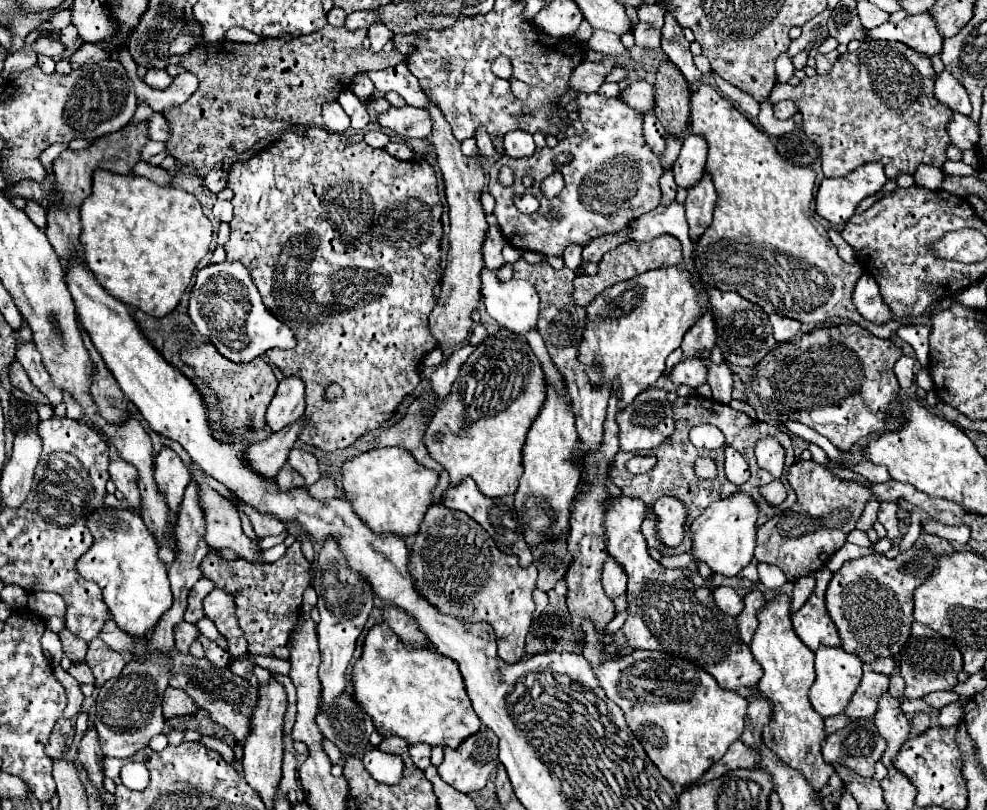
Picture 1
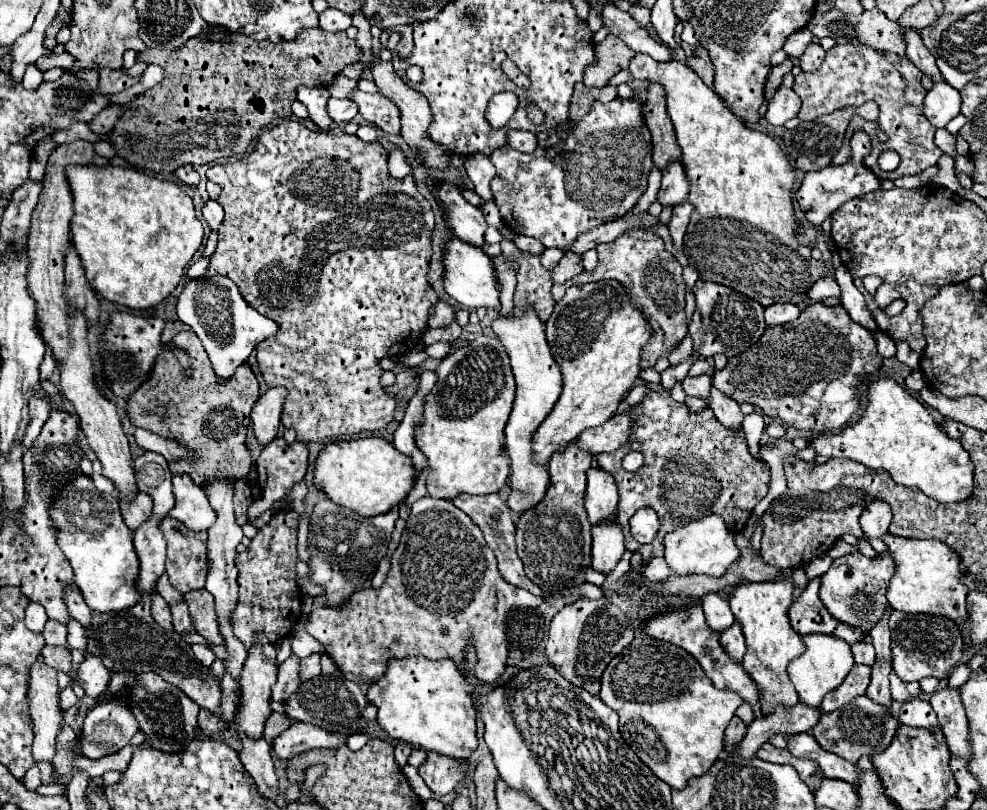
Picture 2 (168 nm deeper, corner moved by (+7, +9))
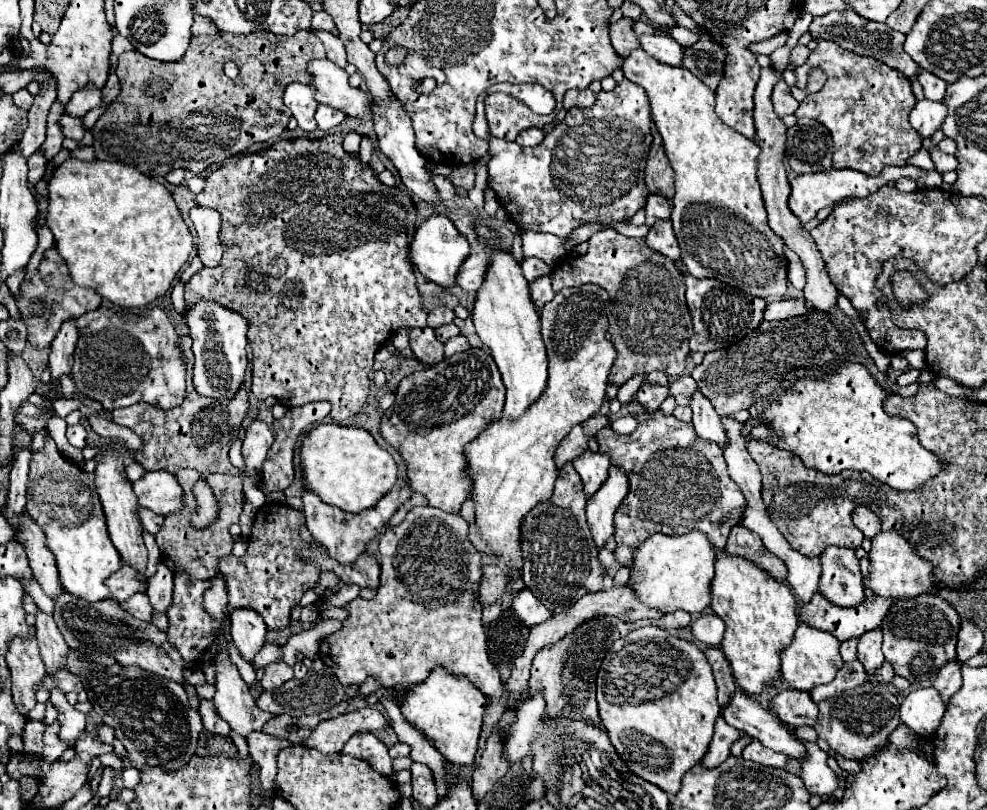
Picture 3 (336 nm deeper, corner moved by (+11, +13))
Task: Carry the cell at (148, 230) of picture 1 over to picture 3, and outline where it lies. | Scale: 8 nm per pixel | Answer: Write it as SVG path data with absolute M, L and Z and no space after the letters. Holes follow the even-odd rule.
M68 159L68 161L64 161L64 163L54 171L54 175L50 177L50 181L48 181L48 193L50 193L50 195L48 195L48 217L46 217L46 225L48 225L48 229L50 229L52 235L54 235L54 243L56 243L58 253L62 255L62 259L64 259L66 265L68 265L68 271L70 271L72 281L74 281L76 285L80 285L80 287L96 289L96 293L98 293L100 297L112 301L114 305L120 305L120 307L144 307L144 305L152 303L154 299L162 297L162 295L170 289L174 277L178 275L178 271L182 269L182 265L188 261L188 257L190 257L190 253L192 253L194 239L192 239L192 235L190 235L190 231L188 231L188 227L186 227L186 223L184 223L178 207L176 207L172 195L168 193L168 189L166 189L164 185L156 183L154 179L150 179L148 175L132 169L132 167L126 167L126 165L122 165L122 163L98 161L98 159L94 159L94 161Z

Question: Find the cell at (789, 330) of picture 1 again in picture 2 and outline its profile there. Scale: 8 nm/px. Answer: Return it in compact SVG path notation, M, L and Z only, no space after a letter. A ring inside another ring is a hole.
M776 303L776 305L766 307L766 311L764 311L766 323L770 327L784 325L788 321L794 321L798 315L800 315L800 309L796 305L792 305L792 303Z

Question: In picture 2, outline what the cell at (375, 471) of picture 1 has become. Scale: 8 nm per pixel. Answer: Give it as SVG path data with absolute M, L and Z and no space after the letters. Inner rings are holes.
M380 437L330 443L320 451L314 471L314 485L322 489L336 505L350 507L362 517L388 513L400 505L414 487L414 465L398 449Z

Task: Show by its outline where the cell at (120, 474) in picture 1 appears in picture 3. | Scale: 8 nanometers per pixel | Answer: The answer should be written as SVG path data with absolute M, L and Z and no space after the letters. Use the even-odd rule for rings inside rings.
M140 509L140 521L142 521L142 527L144 527L148 533L156 535L156 533L158 533L158 529L162 527L164 517L162 517L162 515L152 513L150 509Z

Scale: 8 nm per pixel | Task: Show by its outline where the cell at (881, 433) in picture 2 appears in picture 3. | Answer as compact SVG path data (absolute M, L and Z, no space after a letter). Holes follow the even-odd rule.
M842 361L828 375L798 379L790 389L778 395L762 413L762 423L752 427L752 439L766 441L778 449L786 449L802 459L810 469L818 469L826 475L838 475L846 469L868 471L874 479L890 485L892 489L918 489L936 473L942 471L942 463L934 453L928 453L916 437L916 427L902 417L888 417L882 409L882 401L888 393L876 383L864 365Z

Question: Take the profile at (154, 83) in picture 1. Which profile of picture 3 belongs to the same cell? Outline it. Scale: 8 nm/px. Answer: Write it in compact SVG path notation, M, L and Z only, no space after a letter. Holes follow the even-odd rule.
M88 85L86 89L72 95L72 99L66 105L66 115L82 119L90 109L98 107L102 103L102 91L94 85Z

